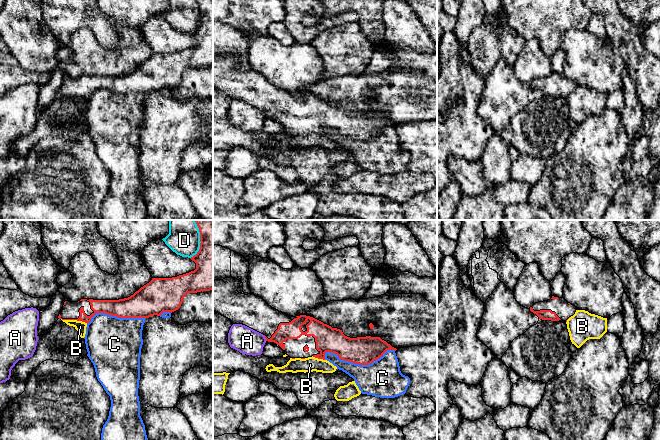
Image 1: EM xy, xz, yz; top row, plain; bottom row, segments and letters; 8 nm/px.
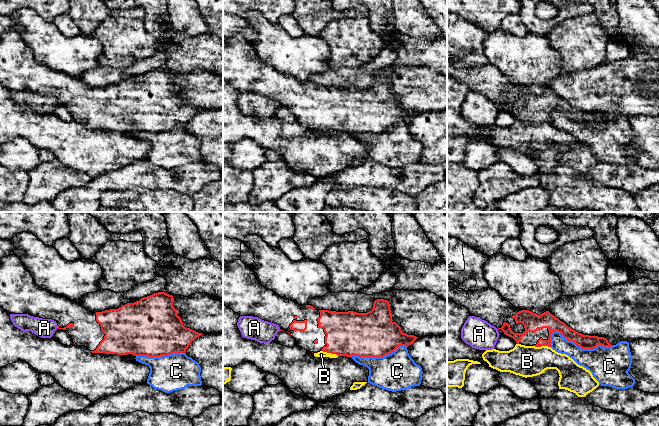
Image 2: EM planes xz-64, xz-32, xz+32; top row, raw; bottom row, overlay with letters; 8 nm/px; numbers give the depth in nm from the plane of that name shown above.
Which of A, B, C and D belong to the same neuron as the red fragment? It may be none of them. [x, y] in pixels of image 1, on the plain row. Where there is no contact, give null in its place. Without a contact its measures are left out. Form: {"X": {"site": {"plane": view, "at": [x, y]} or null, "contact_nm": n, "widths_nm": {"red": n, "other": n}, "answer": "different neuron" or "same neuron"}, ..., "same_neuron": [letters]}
{"A": {"site": {"plane": "xz", "at": [265, 113]}, "contact_nm": 50, "widths_nm": {"red": 140, "other": 220}, "answer": "different neuron"}, "B": {"site": {"plane": "xy", "at": [74, 95]}, "contact_nm": 220, "widths_nm": {"red": 110, "other": 90}, "answer": "different neuron"}, "C": {"site": {"plane": "xz", "at": [356, 139]}, "contact_nm": 550, "widths_nm": {"red": 220, "other": 300}, "answer": "different neuron"}, "D": {"site": {"plane": "xy", "at": [200, 17]}, "contact_nm": 280, "widths_nm": {"red": 280, "other": 260}, "answer": "different neuron"}, "same_neuron": []}

